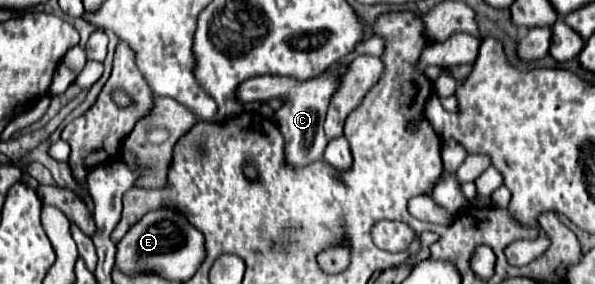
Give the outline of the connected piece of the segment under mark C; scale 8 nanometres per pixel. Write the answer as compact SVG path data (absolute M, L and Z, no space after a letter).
M346 68L336 70L332 76L320 74L308 82L298 82L294 78L282 78L282 76L256 76L256 78L248 78L244 80L236 90L236 102L240 106L246 106L250 102L256 100L270 100L274 96L282 96L284 104L280 108L280 115L274 115L273 121L277 124L282 136L284 137L284 158L288 162L288 166L308 166L316 160L322 158L322 152L328 144L328 140L324 138L324 116L326 116L326 106L330 102L330 96L336 88L338 76L344 72Z

